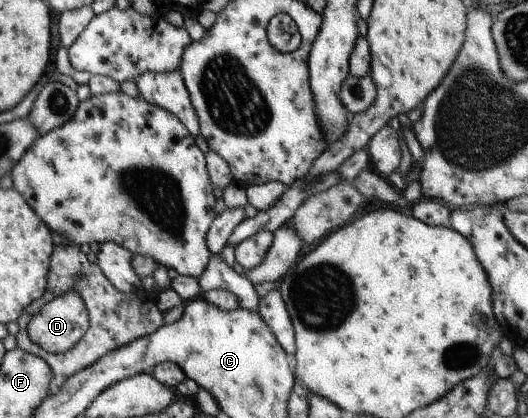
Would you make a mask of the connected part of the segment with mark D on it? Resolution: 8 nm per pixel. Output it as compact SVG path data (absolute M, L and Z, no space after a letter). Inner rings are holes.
M66 291L64 295L46 303L28 321L27 334L34 344L47 353L64 353L70 347L74 347L74 343L78 343L78 339L86 329L88 329L88 315L80 295L76 295L76 291Z

